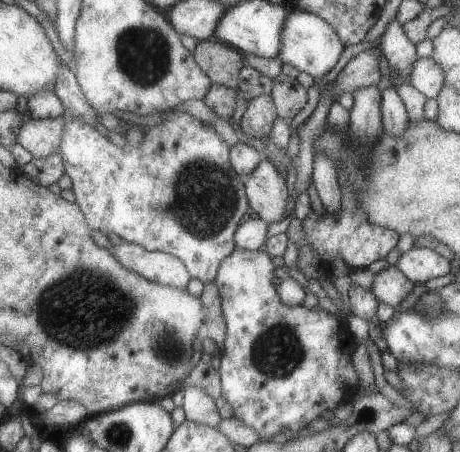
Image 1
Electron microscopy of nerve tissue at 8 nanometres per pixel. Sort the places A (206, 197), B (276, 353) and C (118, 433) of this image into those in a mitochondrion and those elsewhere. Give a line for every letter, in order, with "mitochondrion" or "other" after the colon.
A: mitochondrion
B: mitochondrion
C: mitochondrion

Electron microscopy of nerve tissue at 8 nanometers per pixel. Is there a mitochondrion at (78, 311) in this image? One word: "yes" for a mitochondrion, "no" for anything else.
yes

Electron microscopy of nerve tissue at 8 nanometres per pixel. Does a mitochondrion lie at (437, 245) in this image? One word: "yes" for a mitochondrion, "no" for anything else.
no

